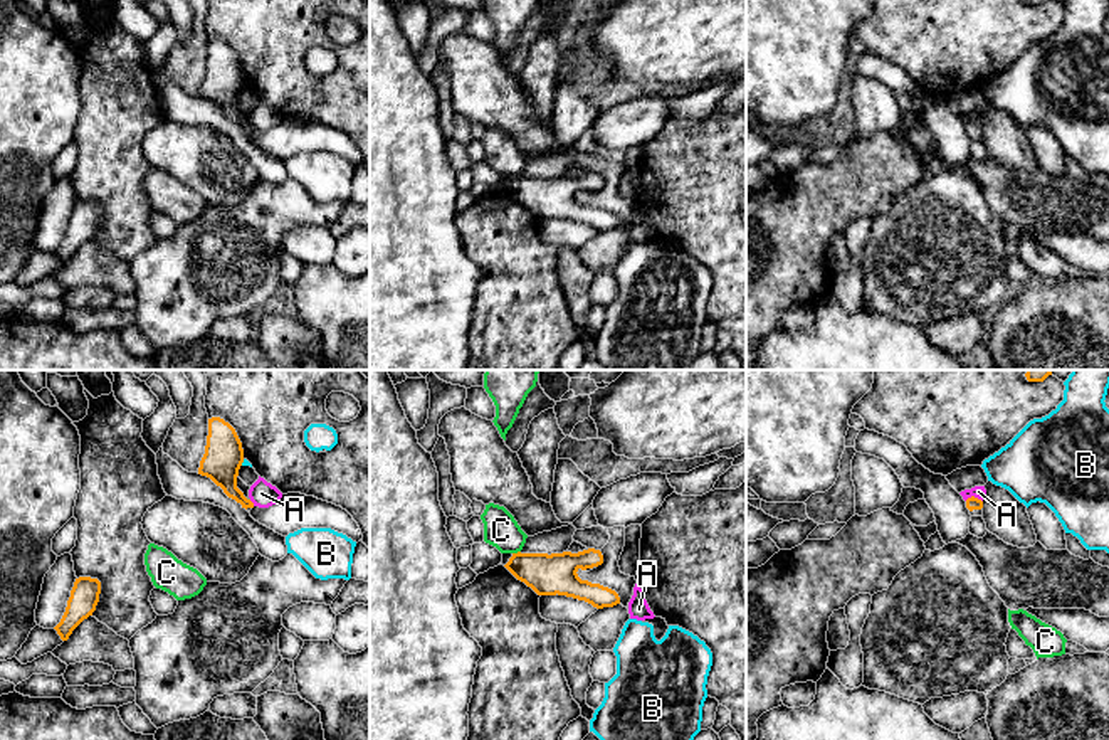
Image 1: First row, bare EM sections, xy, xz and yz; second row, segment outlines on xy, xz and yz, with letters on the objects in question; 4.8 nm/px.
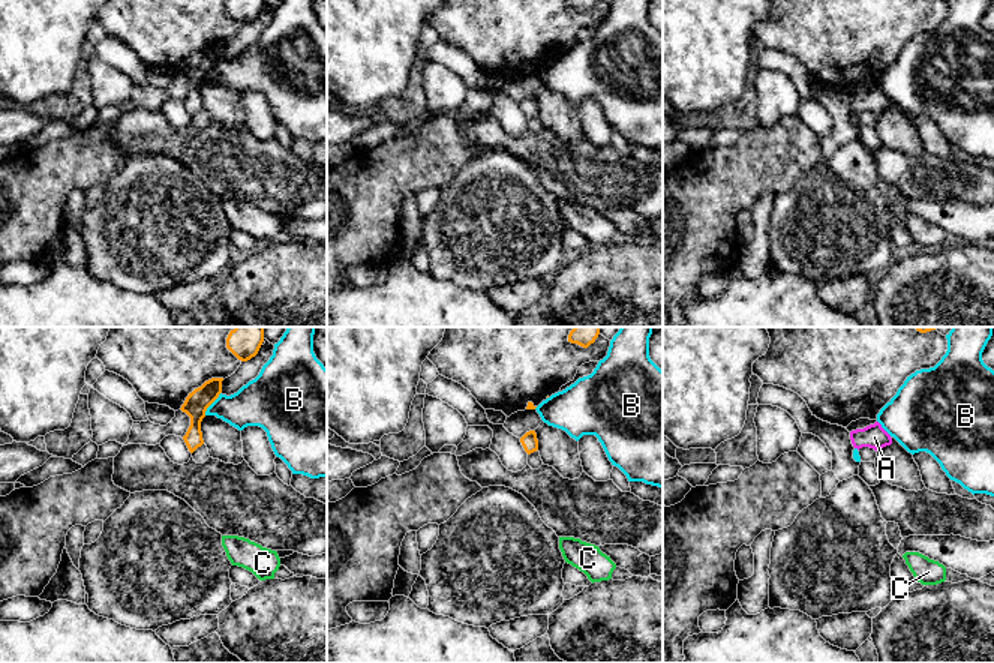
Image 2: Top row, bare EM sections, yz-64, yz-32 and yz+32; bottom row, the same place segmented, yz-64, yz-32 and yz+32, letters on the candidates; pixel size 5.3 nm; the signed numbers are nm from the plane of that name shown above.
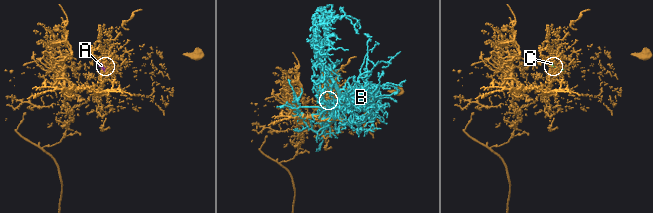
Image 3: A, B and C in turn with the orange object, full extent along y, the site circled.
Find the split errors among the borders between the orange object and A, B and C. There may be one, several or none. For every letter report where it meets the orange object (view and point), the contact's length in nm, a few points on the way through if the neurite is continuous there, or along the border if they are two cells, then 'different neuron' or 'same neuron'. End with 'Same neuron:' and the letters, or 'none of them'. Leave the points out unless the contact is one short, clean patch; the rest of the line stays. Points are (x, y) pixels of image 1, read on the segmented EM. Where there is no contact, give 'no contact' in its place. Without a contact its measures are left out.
A: contact yz (973, 496); length 90 nm; border yz (965, 500), (973, 496), (982, 502); different neuron
B: contact xy (242, 461); length 40 nm; different neuron
C: contact xz (518, 552); length 40 nm; different neuron
Same neuron: none of them

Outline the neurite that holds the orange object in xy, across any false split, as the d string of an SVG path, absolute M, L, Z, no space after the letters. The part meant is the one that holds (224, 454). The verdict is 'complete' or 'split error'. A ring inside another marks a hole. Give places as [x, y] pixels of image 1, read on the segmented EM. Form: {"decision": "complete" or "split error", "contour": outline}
{"decision": "complete", "contour": "M220 417L208 419L207 446L198 474L210 478L229 498L247 510L254 508L254 503L237 488L242 462L244 449L235 429Z"}

